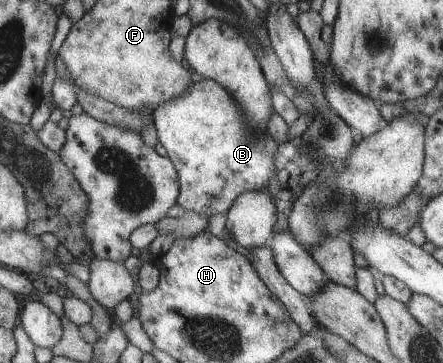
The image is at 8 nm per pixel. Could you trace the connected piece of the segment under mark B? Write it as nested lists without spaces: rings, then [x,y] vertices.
[[[203,78],[198,83],[192,83],[178,99],[158,105],[150,115],[158,142],[164,147],[168,159],[176,169],[179,183],[176,203],[184,210],[206,216],[225,214],[238,195],[266,188],[272,173],[280,166],[274,158],[274,145],[267,131],[250,125],[232,95],[212,79]]]

